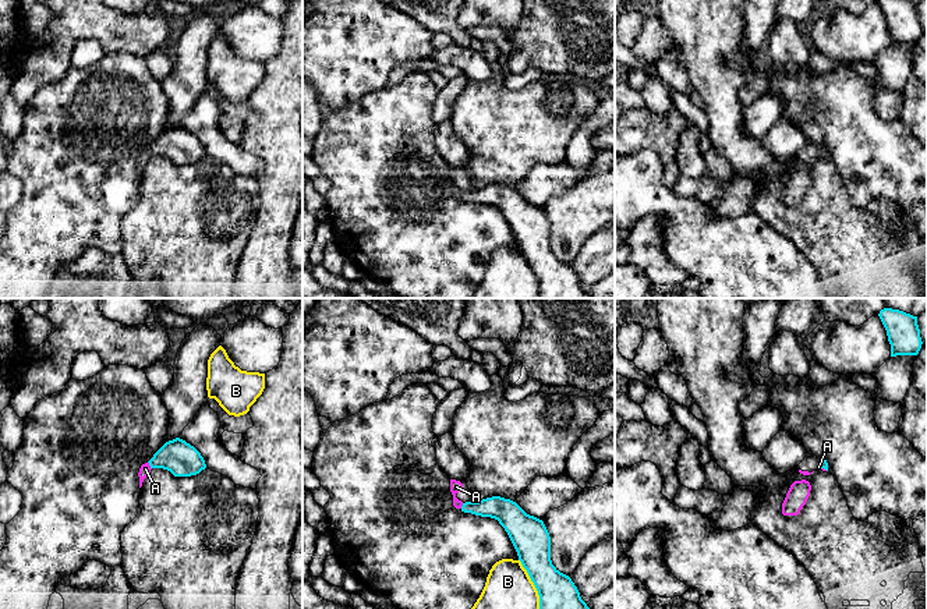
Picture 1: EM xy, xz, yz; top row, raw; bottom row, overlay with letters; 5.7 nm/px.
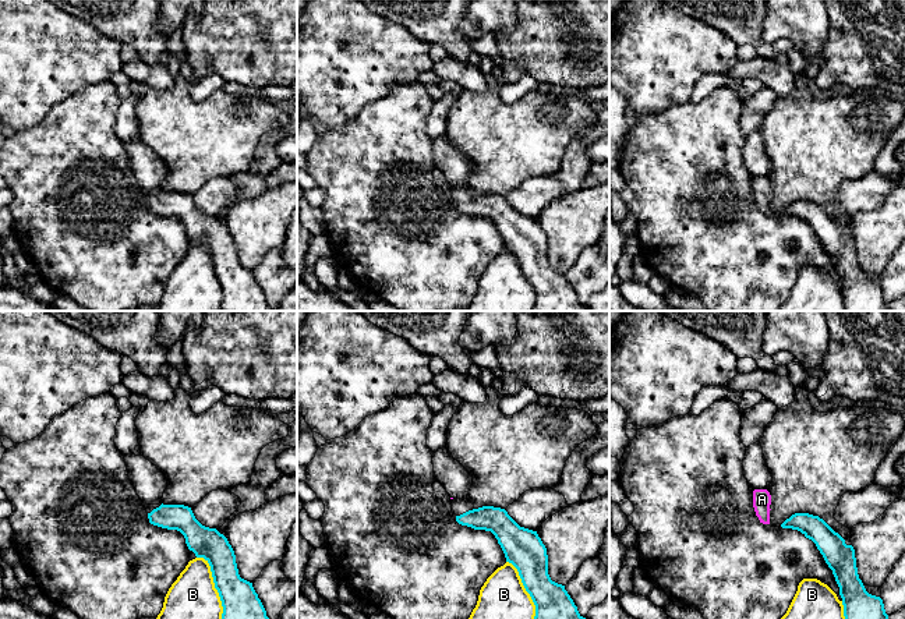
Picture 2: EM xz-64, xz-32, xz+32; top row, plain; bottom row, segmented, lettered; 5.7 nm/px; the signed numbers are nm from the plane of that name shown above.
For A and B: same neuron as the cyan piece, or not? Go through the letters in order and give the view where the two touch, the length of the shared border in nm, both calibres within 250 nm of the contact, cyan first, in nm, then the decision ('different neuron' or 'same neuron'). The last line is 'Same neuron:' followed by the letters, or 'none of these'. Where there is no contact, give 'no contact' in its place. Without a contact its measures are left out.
A: contact in xy; length 50 nm; calibres 200 and 70 nm; same neuron
B: contact in xz; length 320 nm; calibres 260 and 360 nm; different neuron
Same neuron: A

